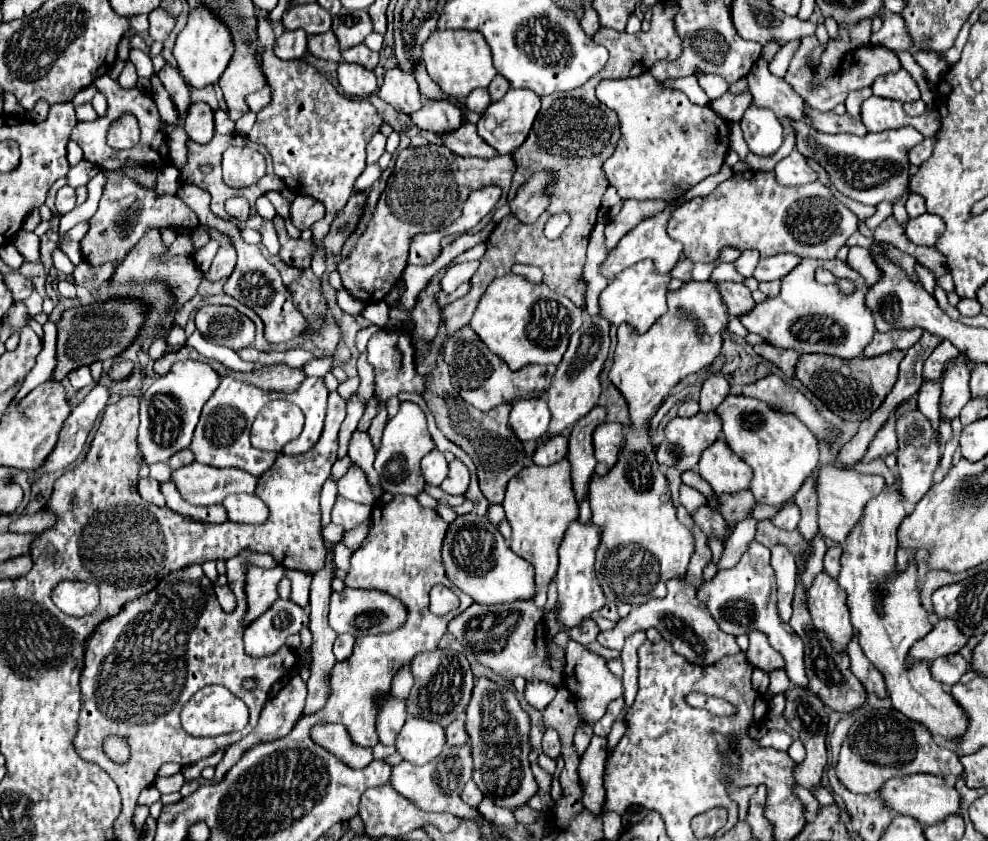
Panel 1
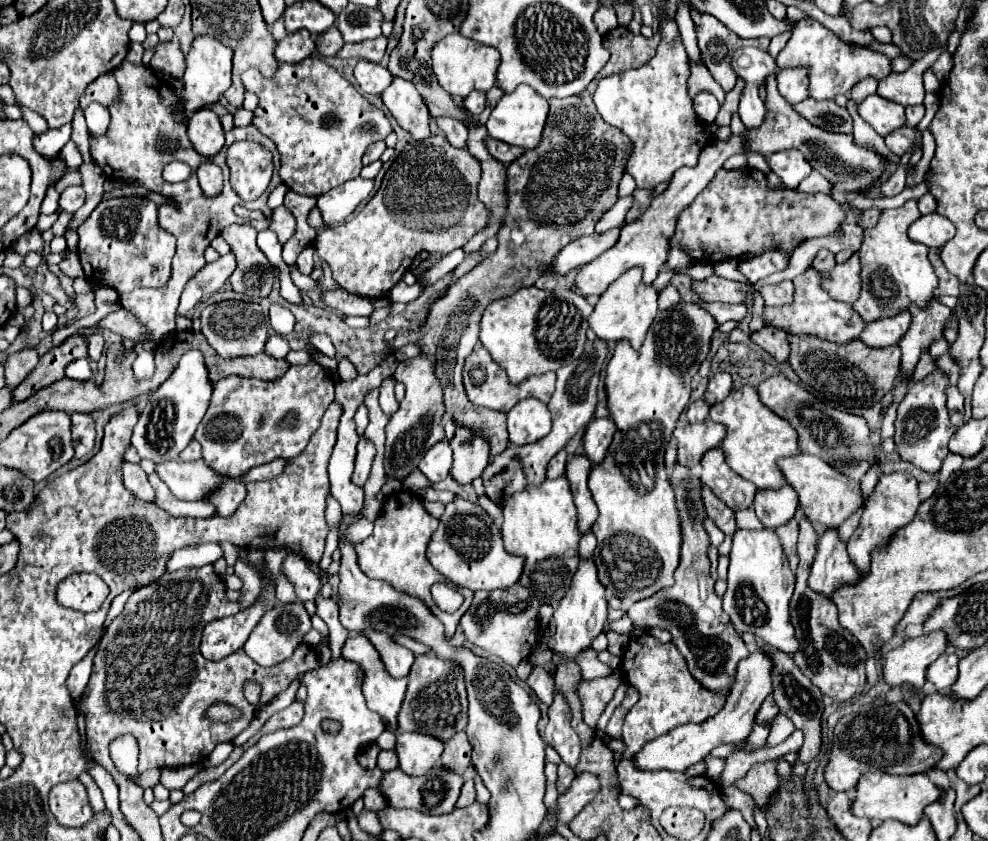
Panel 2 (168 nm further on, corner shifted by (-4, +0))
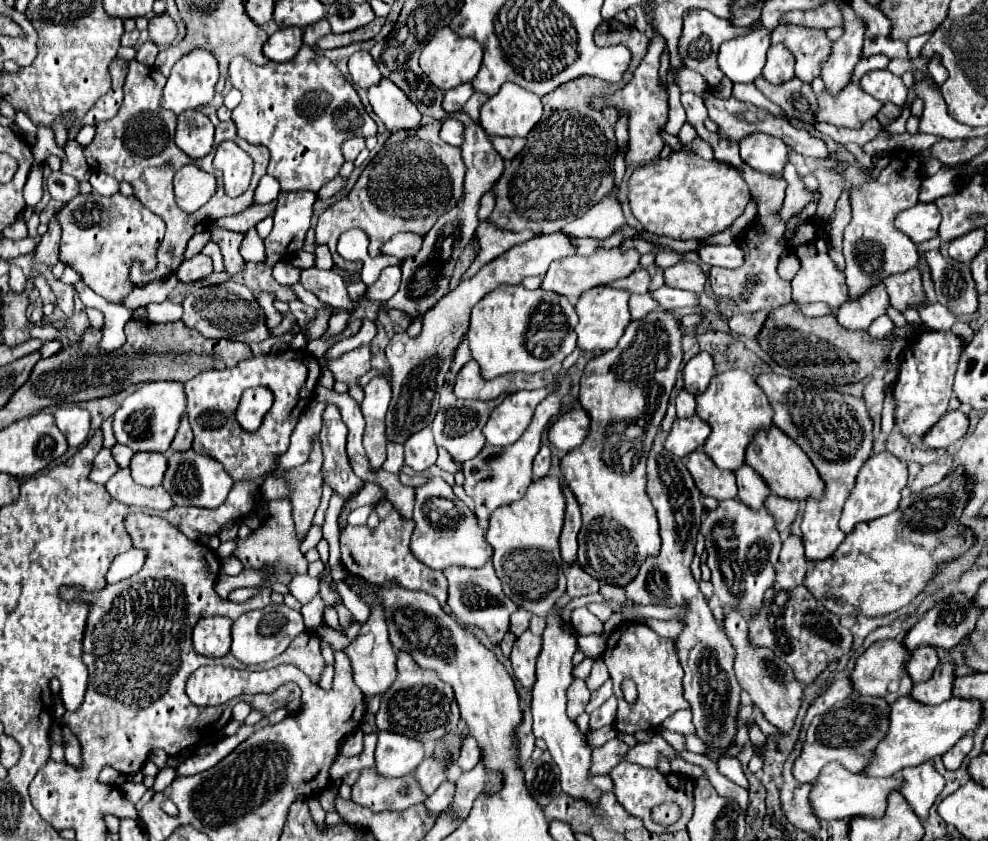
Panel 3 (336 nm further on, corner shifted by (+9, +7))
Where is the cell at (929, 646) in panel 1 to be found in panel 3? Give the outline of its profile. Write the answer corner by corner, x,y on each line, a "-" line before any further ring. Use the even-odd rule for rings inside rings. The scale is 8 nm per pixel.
883,639
883,641
877,641
873,643
863,655
857,657
857,663
853,667
853,673
851,673
851,683
853,683
853,689
861,695
871,695
871,697
881,697
885,699
887,703
893,703
895,699
903,697
903,695
909,695
911,693
911,687
913,687
913,681
911,677
907,675
907,671
903,669
907,665
907,659
911,659
911,651
897,639
-
895,681
899,683
897,691
891,693
889,691
889,683

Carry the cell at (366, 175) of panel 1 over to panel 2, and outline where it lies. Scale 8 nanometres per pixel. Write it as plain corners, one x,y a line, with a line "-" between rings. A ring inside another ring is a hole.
358,176
348,180
340,188
332,188
332,192
320,196
318,210
322,214
322,220
330,226
346,220
362,202
368,200
372,186
372,180
364,180

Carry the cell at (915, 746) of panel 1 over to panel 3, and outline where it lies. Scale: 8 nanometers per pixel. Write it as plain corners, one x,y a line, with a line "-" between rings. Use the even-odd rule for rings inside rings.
851,695
843,705
835,705
827,713
815,715
807,729
807,739
799,759
793,765
793,777
801,783
815,783
821,769
831,761
841,761
849,771
859,773
875,755
877,745
887,735
891,707
887,701
865,695

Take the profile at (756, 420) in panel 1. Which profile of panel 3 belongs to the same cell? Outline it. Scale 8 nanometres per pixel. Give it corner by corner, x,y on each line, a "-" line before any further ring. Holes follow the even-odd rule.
731,369
713,377
707,391
697,395
697,415
711,425
711,435
705,441
703,451
709,453
719,469
729,471
737,471
745,463
745,451
755,435
773,425
773,411
765,393
755,385
753,377
739,369

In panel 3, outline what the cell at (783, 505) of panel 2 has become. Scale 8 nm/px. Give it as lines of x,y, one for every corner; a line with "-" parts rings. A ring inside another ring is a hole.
743,465
743,469
735,471
737,475
737,487
739,487
739,499
753,511
759,511
765,505
765,499
771,495
769,485
765,479
755,473
749,465

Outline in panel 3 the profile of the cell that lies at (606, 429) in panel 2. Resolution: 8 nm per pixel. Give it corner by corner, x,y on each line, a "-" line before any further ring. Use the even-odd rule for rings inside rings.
575,405
571,411
561,415
549,427
549,431
547,431
549,441
561,453
569,453
569,451
577,449
579,445
583,445
583,441
587,439
587,433
589,433
589,425
591,425
591,419
585,413
585,409
581,405

